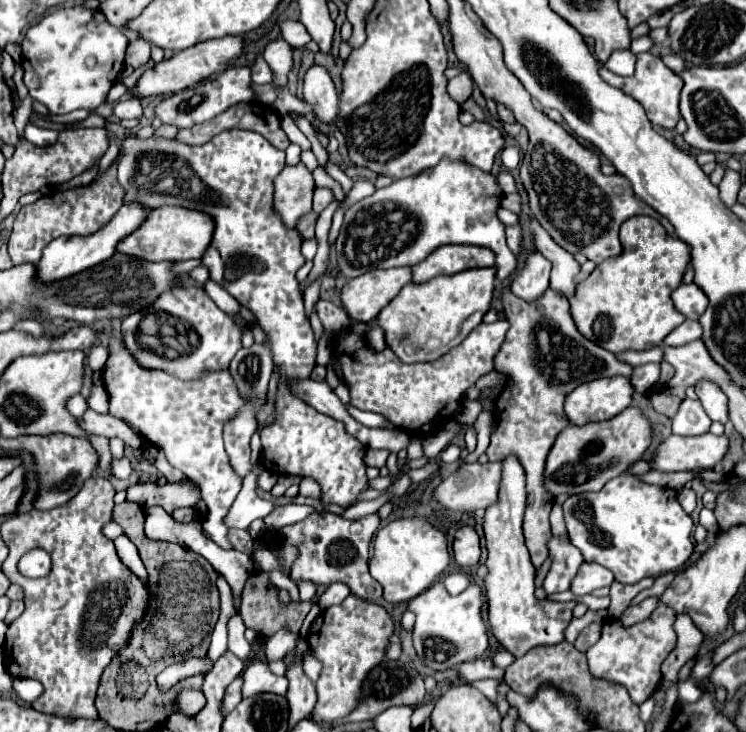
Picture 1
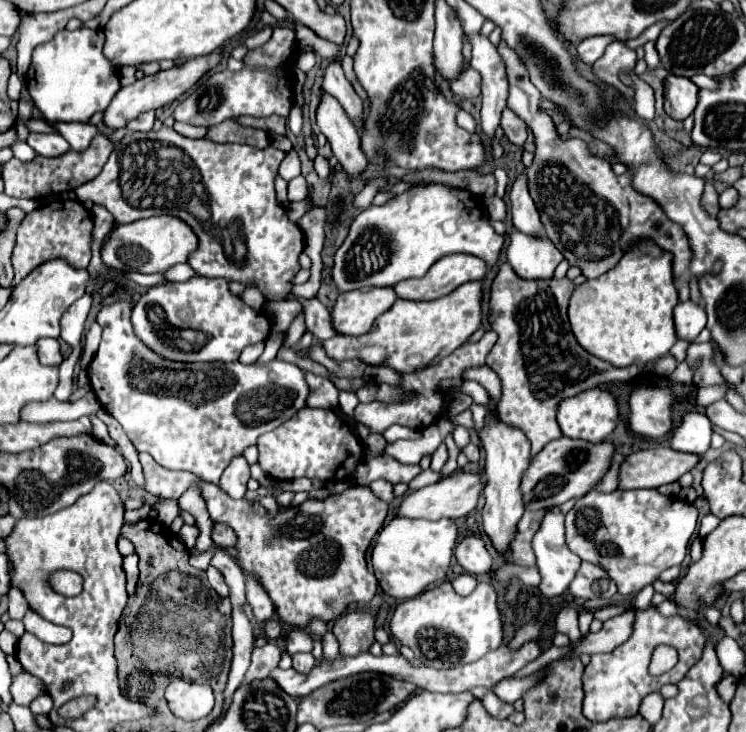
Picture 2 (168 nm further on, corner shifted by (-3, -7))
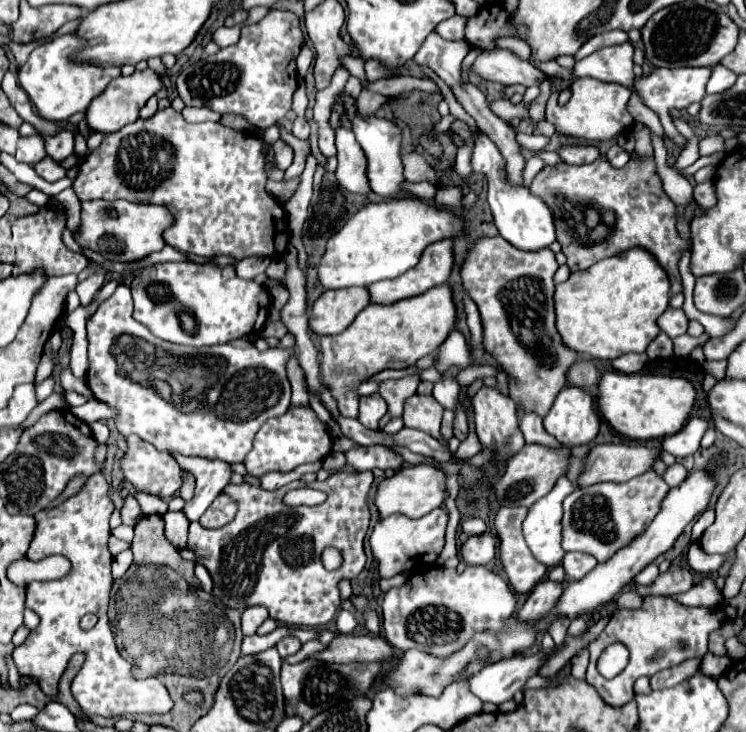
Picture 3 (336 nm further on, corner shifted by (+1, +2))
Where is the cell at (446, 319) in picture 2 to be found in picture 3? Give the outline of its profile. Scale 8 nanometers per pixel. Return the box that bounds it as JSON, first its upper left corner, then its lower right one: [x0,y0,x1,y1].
[319,285,455,417]

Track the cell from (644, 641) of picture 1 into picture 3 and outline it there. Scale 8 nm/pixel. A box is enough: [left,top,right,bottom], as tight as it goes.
[587,597,727,707]

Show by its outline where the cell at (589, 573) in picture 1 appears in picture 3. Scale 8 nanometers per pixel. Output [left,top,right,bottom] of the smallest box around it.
[563,553,597,579]

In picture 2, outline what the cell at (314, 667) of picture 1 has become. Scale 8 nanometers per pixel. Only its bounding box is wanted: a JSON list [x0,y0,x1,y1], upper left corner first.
[323,632,339,662]

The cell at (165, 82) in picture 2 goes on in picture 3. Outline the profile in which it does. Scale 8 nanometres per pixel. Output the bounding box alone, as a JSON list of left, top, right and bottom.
[85,69,161,133]

